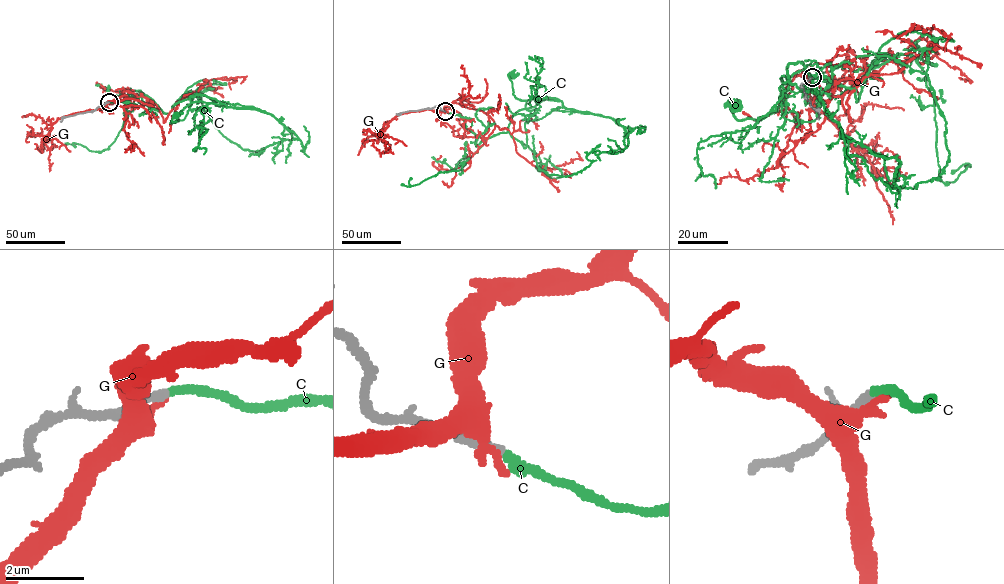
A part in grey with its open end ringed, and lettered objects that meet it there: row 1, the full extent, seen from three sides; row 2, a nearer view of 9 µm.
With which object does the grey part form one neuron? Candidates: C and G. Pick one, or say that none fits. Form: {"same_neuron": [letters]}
{"same_neuron": ["C"]}

